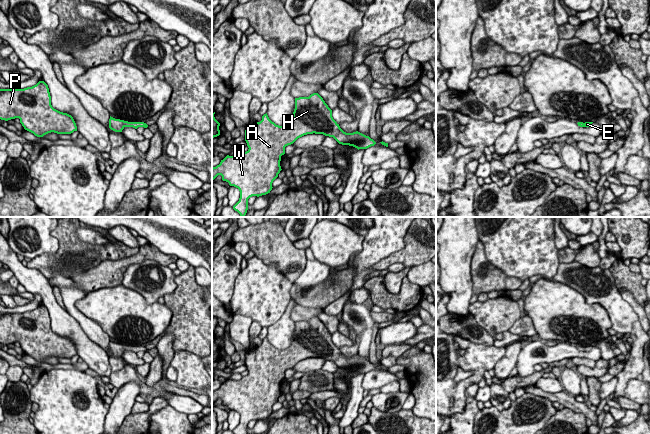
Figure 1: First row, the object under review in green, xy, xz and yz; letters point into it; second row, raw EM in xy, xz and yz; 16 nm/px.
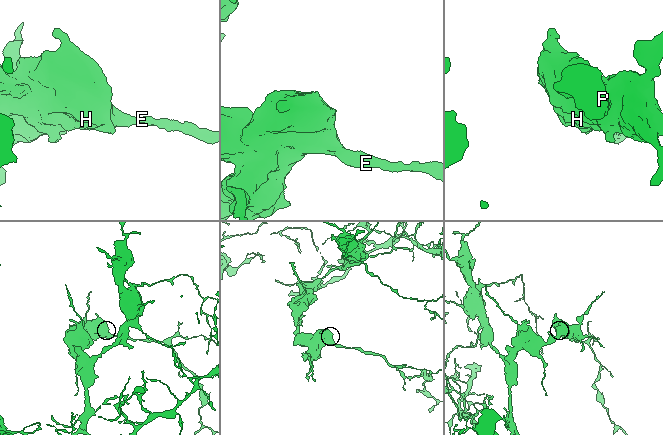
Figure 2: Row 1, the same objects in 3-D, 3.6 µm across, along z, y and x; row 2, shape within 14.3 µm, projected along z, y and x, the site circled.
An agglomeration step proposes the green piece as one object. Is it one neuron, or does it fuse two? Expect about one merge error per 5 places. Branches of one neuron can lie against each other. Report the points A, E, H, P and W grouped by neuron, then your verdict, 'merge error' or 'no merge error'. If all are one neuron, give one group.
groups A E H P W; no merge error

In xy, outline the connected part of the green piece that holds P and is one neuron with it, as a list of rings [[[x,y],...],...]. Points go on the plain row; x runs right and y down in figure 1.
[[[44,305],[24,313],[0,313],[0,343],[15,342],[37,361],[51,356],[71,358],[77,355],[71,339],[52,331],[49,312]]]

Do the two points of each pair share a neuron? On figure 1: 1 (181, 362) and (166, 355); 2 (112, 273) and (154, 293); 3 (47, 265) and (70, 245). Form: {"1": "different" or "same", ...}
{"1": "different", "2": "different", "3": "same"}

